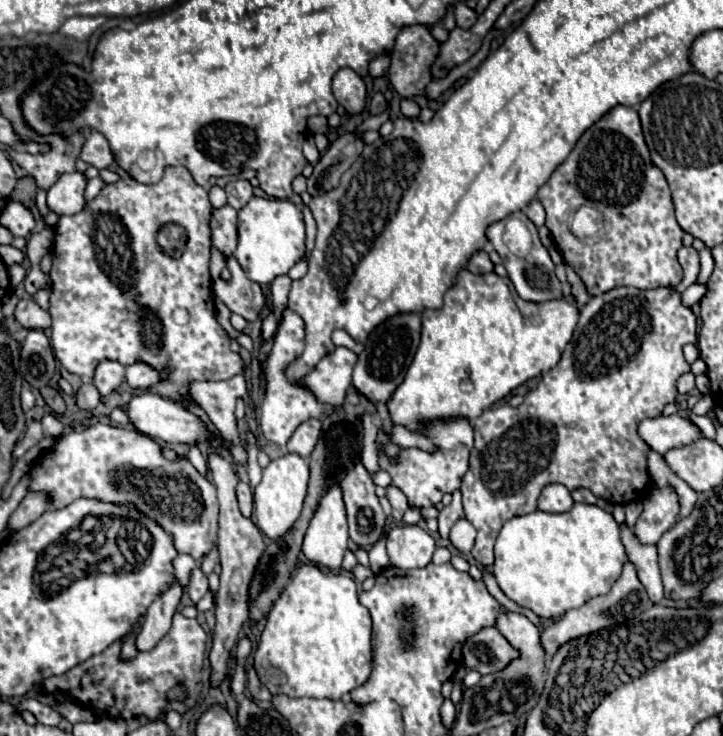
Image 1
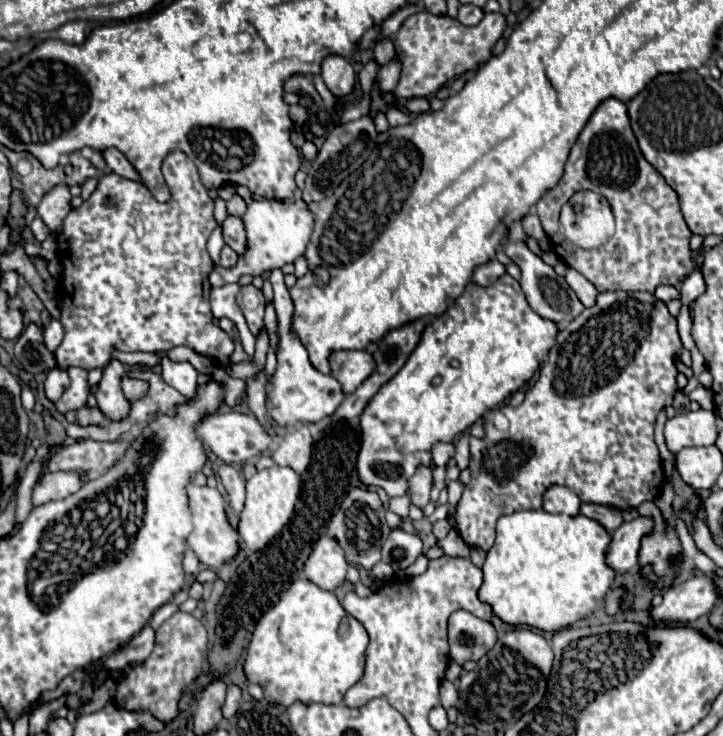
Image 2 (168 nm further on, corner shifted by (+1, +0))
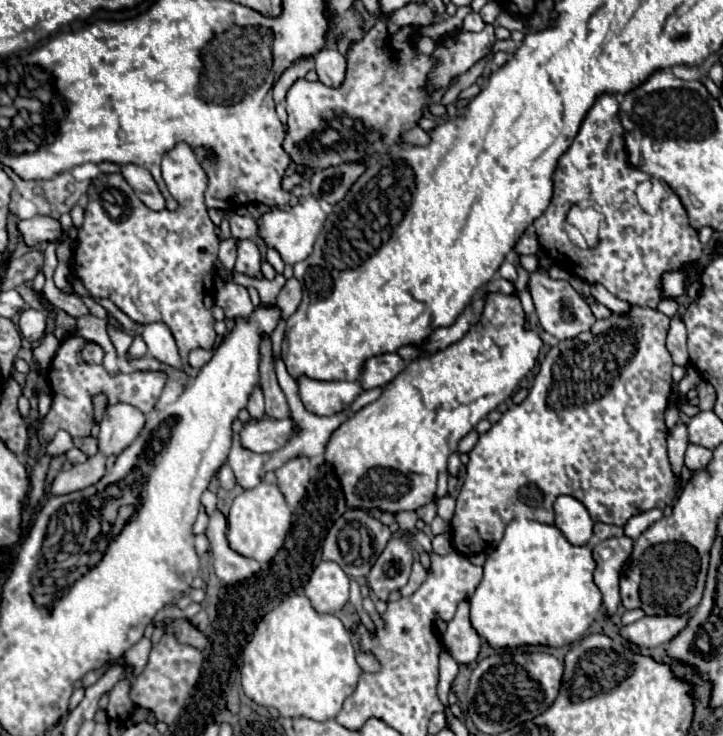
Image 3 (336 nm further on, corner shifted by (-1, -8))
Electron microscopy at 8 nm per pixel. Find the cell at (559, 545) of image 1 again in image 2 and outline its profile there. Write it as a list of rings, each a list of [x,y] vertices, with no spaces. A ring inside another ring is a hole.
[[[520,510],[502,516],[496,524],[496,542],[482,566],[484,584],[480,600],[492,604],[496,616],[514,626],[534,626],[546,632],[556,632],[568,624],[590,616],[610,590],[616,572],[606,564],[606,550],[610,544],[608,530],[584,514],[548,514],[544,510]]]

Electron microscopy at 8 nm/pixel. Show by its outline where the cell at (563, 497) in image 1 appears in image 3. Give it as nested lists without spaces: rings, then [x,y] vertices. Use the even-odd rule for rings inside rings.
[[[558,496],[554,502],[556,512],[556,528],[566,536],[566,540],[574,546],[588,544],[592,540],[592,518],[586,512],[586,506],[572,496]]]

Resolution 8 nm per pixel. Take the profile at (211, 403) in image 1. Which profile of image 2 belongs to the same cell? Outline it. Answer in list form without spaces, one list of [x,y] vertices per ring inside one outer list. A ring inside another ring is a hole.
[[[162,354],[162,378],[186,398],[194,398],[198,392],[198,372],[188,362],[176,364]]]

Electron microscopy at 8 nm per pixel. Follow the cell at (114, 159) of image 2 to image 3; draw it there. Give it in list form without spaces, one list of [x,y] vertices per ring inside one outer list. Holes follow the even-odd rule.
[[[126,164],[122,166],[122,176],[126,178],[126,182],[134,188],[136,196],[152,210],[164,210],[166,208],[166,200],[158,190],[158,184],[154,182],[154,178],[150,176],[150,172],[146,168],[134,166],[134,164]]]

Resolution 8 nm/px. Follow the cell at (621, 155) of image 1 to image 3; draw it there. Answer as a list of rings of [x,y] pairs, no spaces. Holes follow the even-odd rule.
[[[602,94],[582,120],[574,142],[558,160],[554,170],[554,196],[550,206],[534,220],[532,226],[538,242],[542,244],[542,252],[552,260],[552,264],[586,280],[588,284],[602,284],[608,292],[634,306],[656,308],[662,300],[660,276],[666,270],[682,268],[684,262],[700,260],[702,244],[698,240],[698,232],[688,224],[686,210],[674,192],[668,190],[658,212],[652,216],[640,208],[636,188],[646,180],[650,180],[646,172],[628,164],[622,124],[618,120],[618,100],[612,94]],[[586,200],[602,212],[602,226],[606,226],[602,230],[610,230],[610,236],[600,236],[602,244],[598,244],[598,248],[580,250],[570,242],[564,226],[566,212],[574,204]]]

